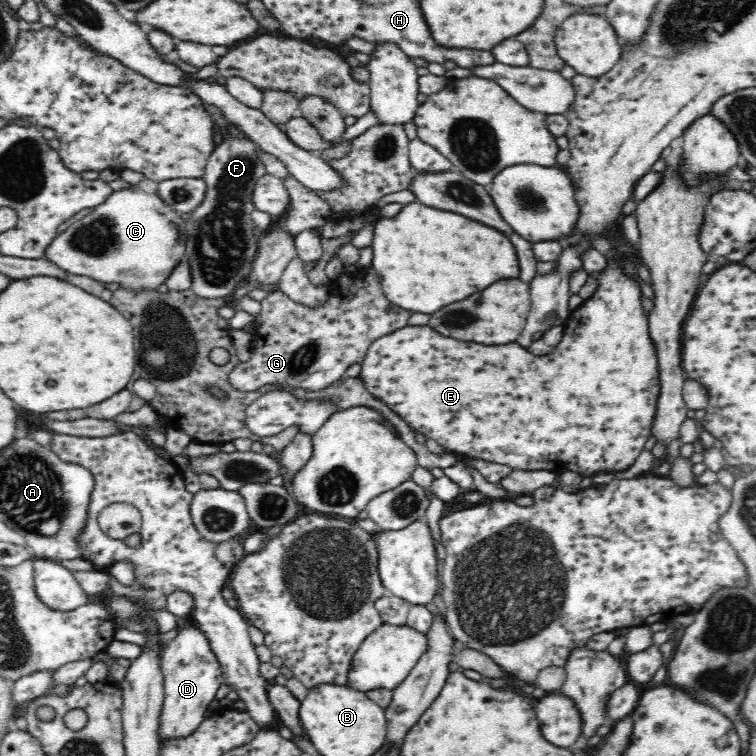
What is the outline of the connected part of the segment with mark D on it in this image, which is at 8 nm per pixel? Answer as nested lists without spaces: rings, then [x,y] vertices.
[[[195,624],[182,625],[178,636],[174,636],[162,651],[160,669],[164,677],[165,697],[158,727],[161,743],[168,738],[190,736],[207,718],[208,704],[215,699],[216,691],[223,684],[222,667],[210,641]]]

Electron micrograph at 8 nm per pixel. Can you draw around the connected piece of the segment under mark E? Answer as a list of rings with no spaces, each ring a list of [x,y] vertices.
[[[608,261],[604,270],[592,275],[596,278],[598,288],[590,298],[582,302],[578,309],[571,311],[564,325],[562,340],[554,348],[554,354],[538,357],[530,353],[528,349],[522,348],[516,341],[498,346],[472,344],[472,342],[454,340],[454,338],[448,338],[448,336],[434,332],[432,327],[428,325],[409,325],[374,340],[365,360],[362,361],[359,377],[363,380],[368,391],[392,411],[396,411],[397,416],[400,416],[403,422],[406,422],[414,429],[416,434],[420,432],[420,434],[436,440],[440,445],[456,454],[505,464],[512,467],[512,470],[543,470],[557,475],[566,472],[566,470],[571,470],[572,472],[578,472],[587,481],[602,471],[616,473],[627,469],[631,464],[634,464],[637,456],[644,449],[644,443],[648,440],[653,428],[660,392],[658,362],[656,362],[657,354],[654,352],[654,344],[650,340],[650,330],[648,330],[649,314],[644,311],[644,306],[642,306],[643,294],[638,282],[622,271],[622,266],[618,261]]]

